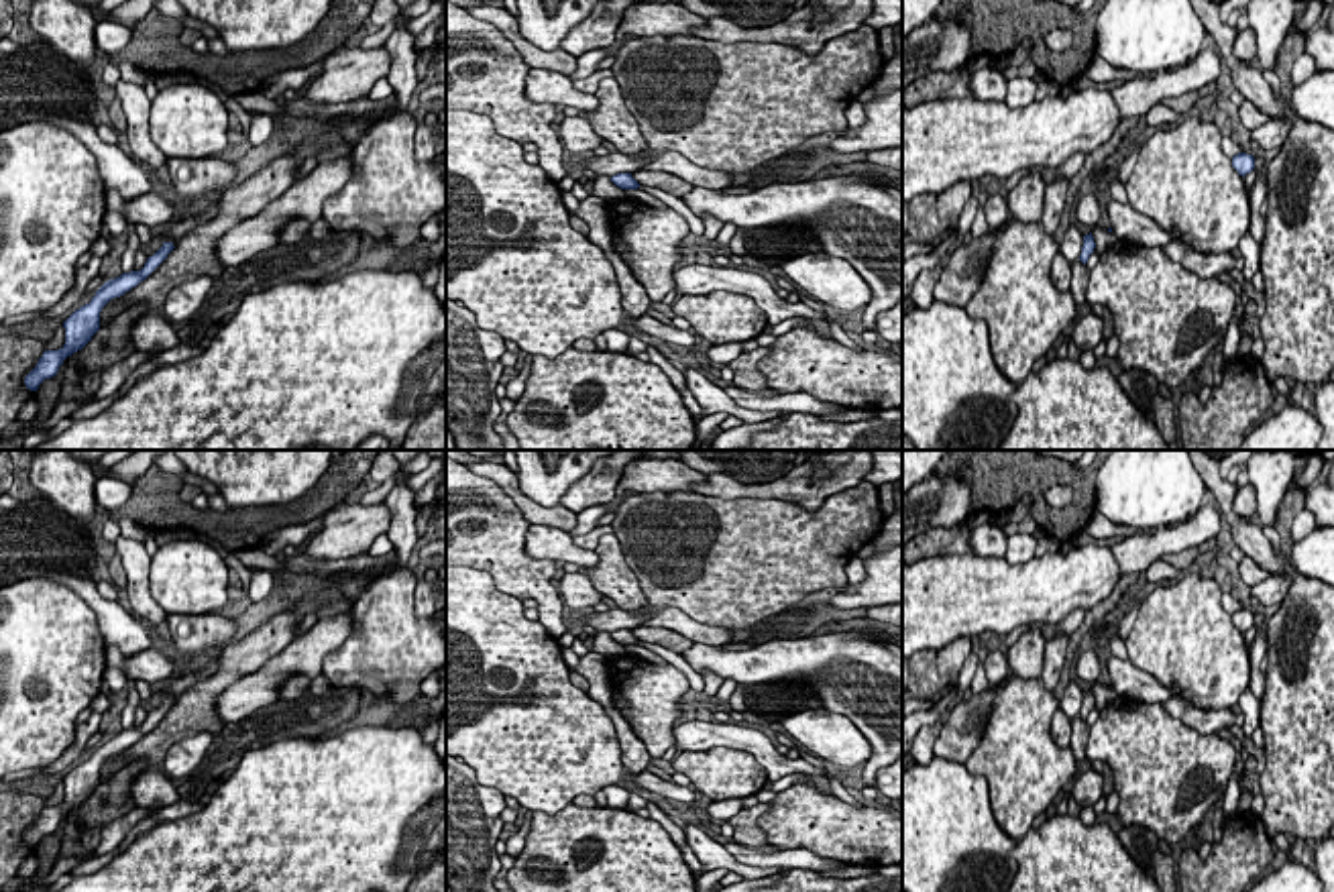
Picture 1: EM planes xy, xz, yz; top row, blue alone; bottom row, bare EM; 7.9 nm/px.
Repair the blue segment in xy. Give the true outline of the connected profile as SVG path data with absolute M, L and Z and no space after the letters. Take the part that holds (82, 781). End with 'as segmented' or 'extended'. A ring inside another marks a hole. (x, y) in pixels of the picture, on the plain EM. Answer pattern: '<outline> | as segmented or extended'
M163 699L163 703L147 715L141 727L122 729L116 735L106 737L90 760L75 766L65 778L65 800L59 806L45 806L37 823L24 833L24 841L31 847L37 847L45 835L57 831L59 823L67 813L81 806L92 792L100 786L100 768L114 756L136 743L145 737L173 707L173 699Z | as segmented

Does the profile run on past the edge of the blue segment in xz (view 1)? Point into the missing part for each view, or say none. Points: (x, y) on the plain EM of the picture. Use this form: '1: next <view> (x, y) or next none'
1: next none

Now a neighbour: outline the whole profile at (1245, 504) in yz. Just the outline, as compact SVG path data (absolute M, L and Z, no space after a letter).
M1250 483L1238 485L1232 511L1248 519L1257 513L1257 493Z

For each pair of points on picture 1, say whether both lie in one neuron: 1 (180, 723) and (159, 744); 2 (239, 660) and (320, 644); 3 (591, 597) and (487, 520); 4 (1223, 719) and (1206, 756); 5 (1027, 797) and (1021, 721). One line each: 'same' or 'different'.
1: same
2: different
3: different
4: different
5: same

